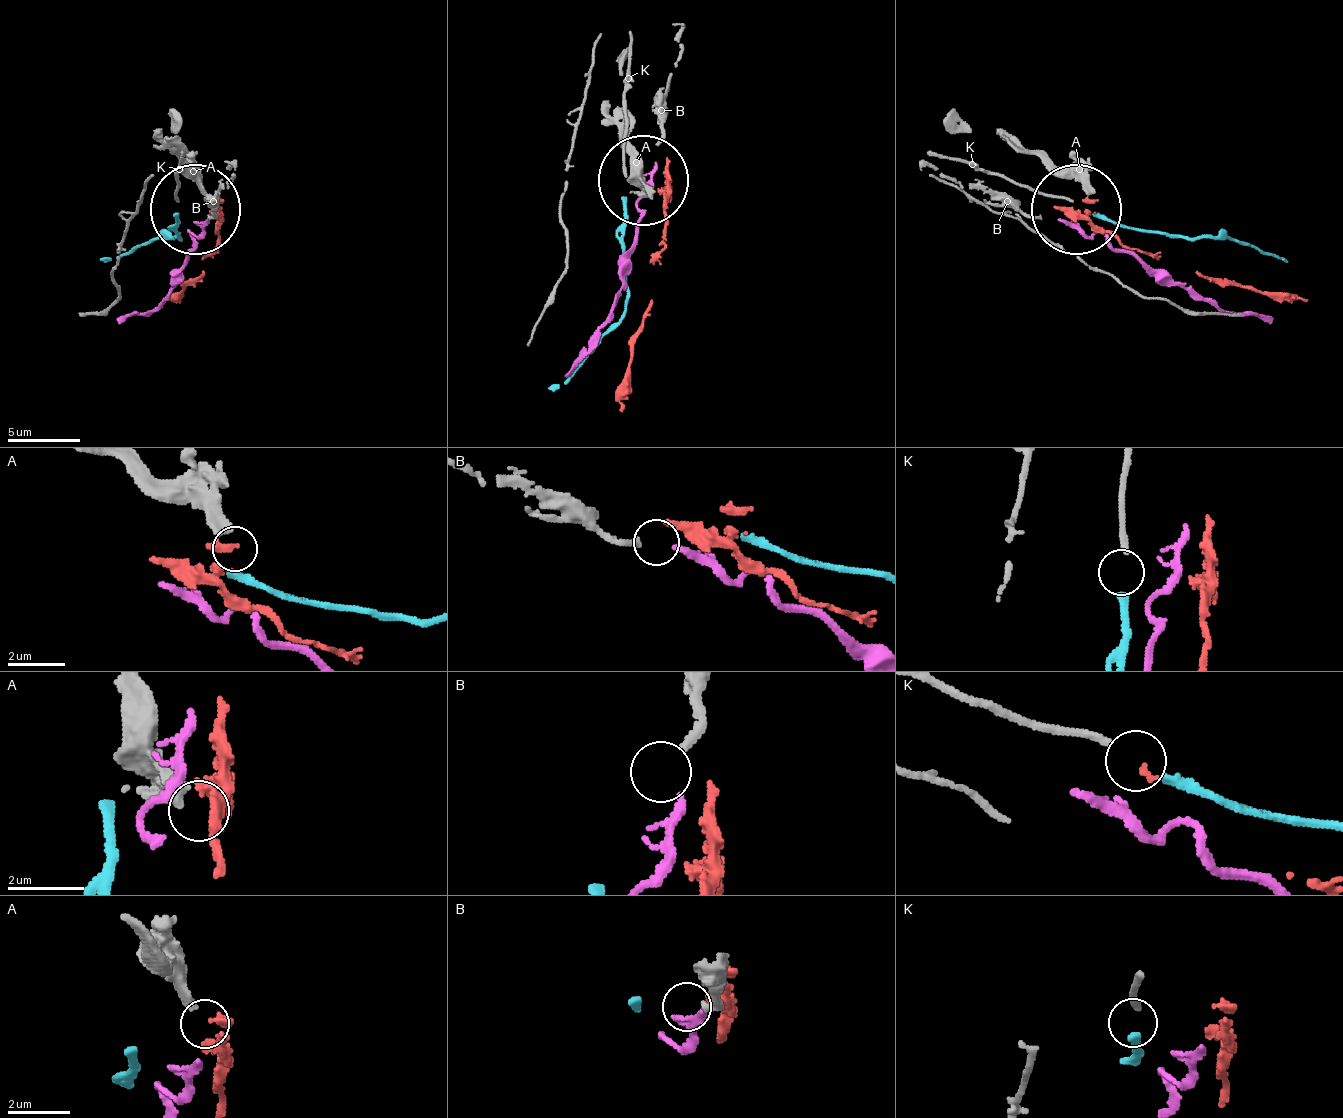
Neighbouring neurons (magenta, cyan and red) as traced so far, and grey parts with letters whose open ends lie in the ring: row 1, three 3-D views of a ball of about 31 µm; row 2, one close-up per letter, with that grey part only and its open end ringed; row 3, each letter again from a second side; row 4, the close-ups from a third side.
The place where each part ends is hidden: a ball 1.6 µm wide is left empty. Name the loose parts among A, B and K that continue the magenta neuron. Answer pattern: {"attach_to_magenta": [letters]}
{"attach_to_magenta": ["B"]}

